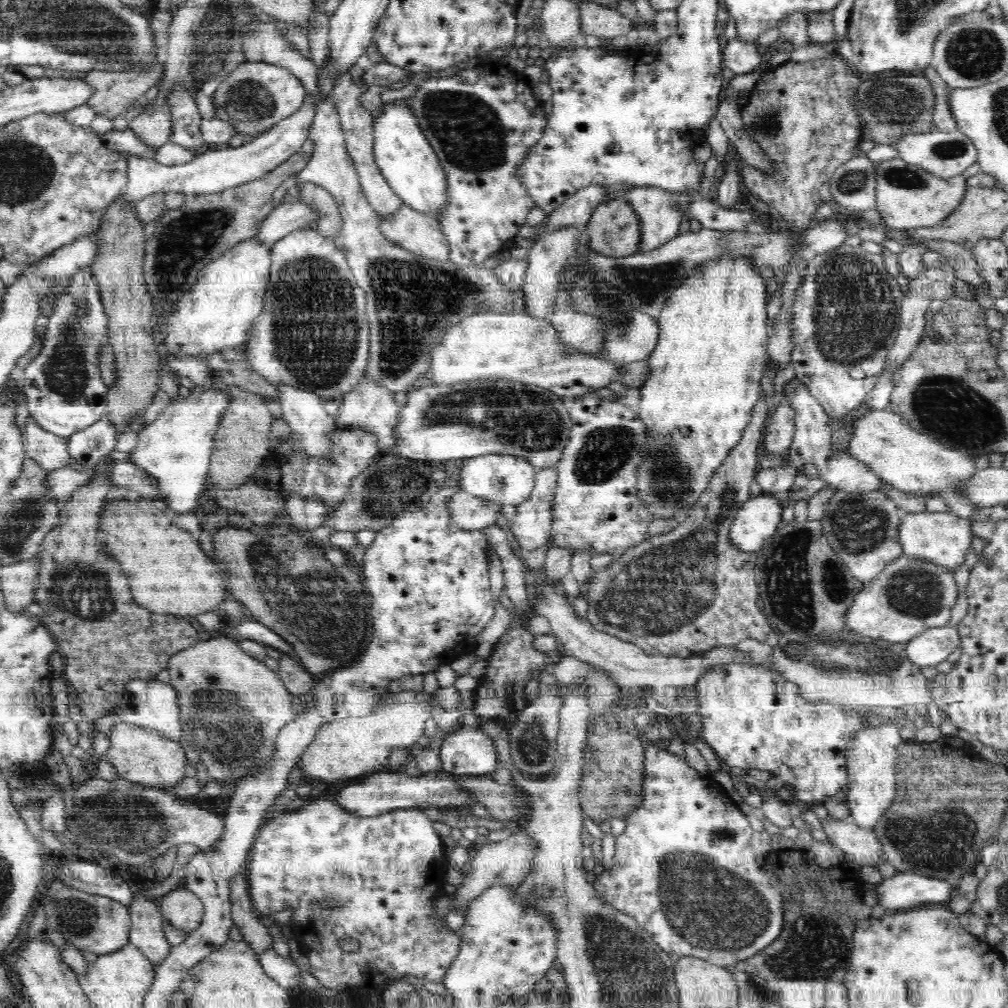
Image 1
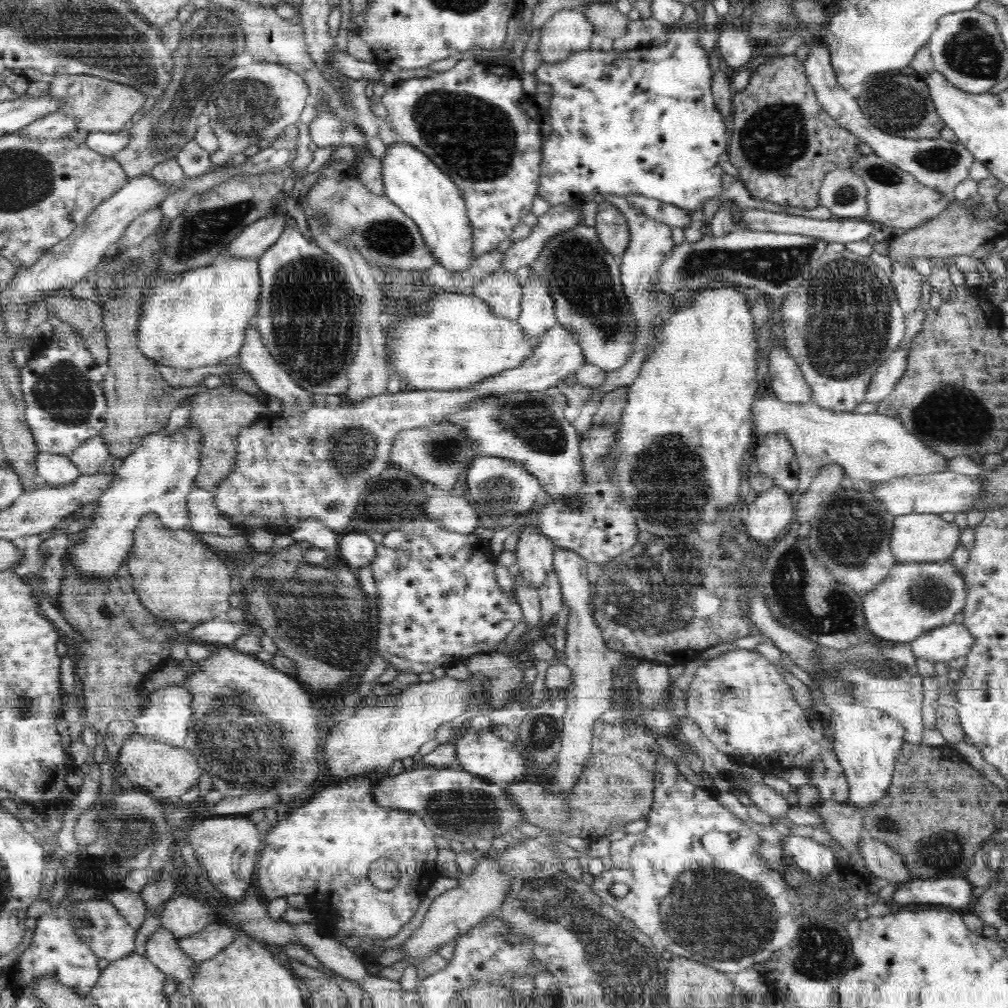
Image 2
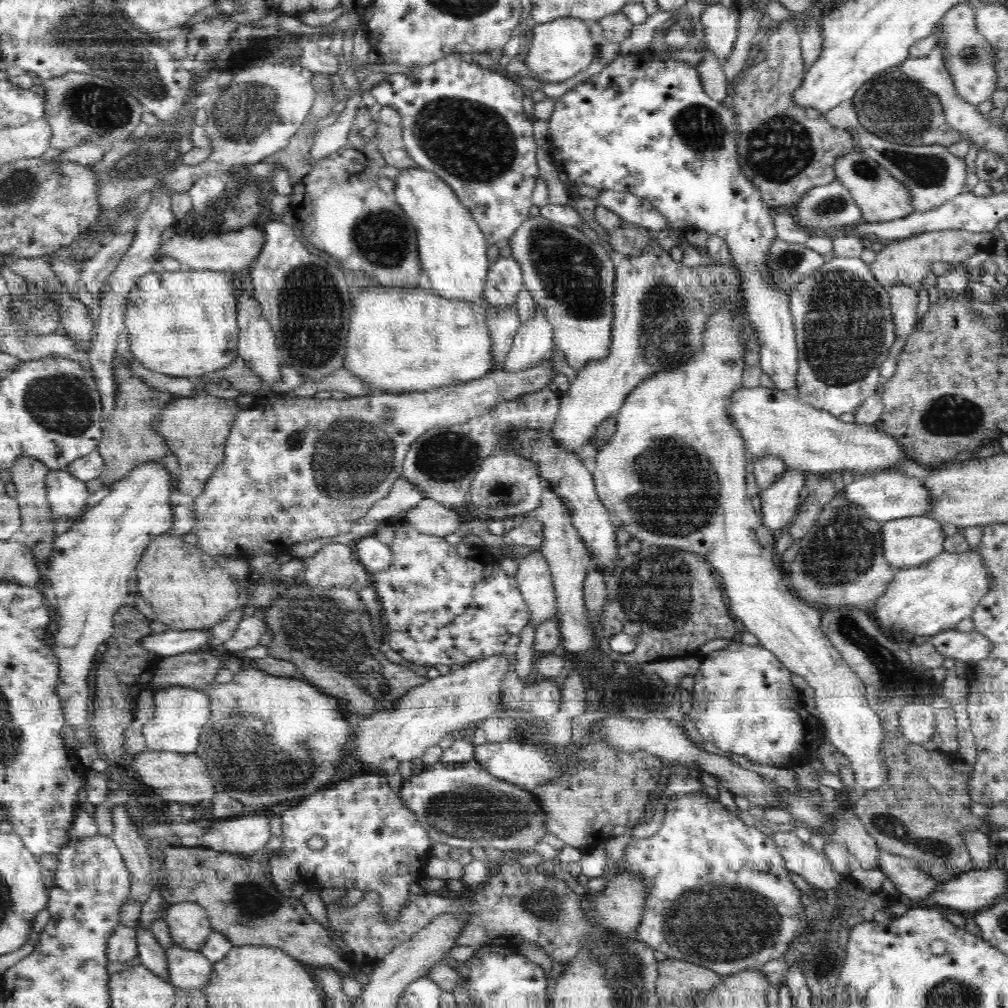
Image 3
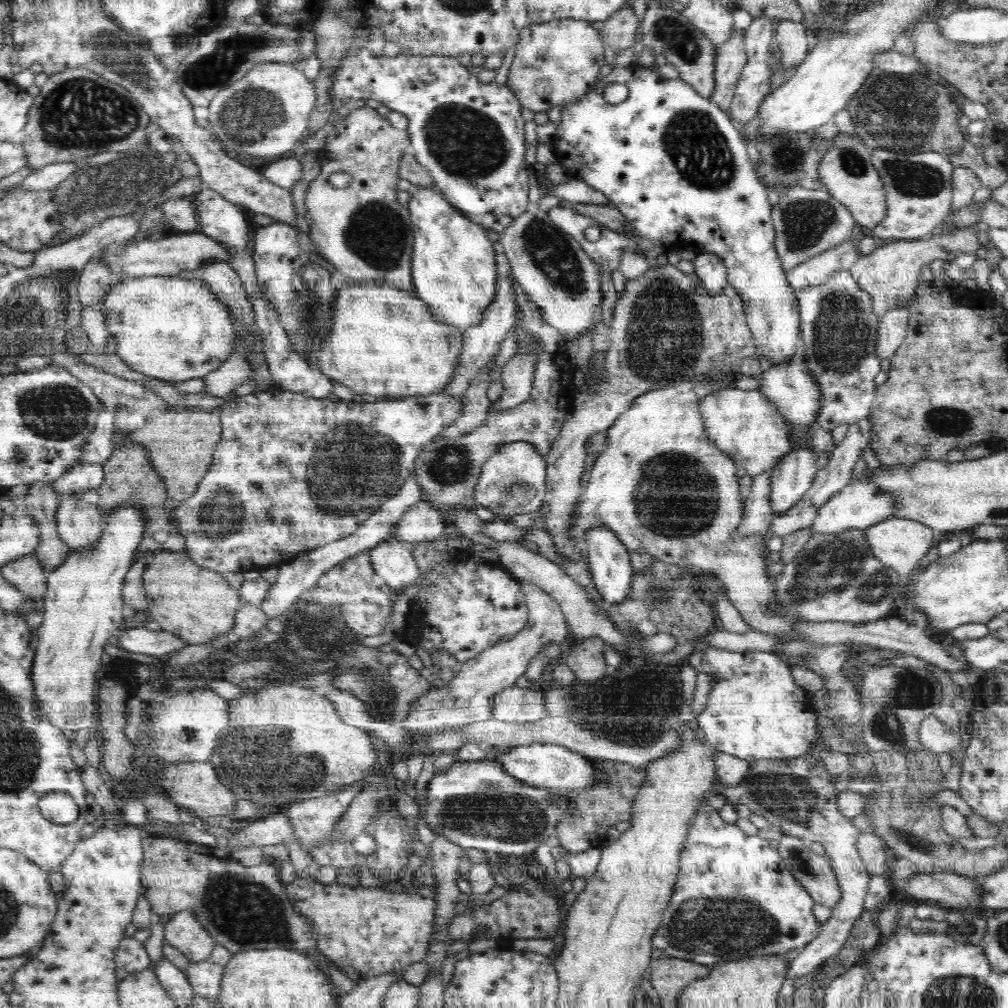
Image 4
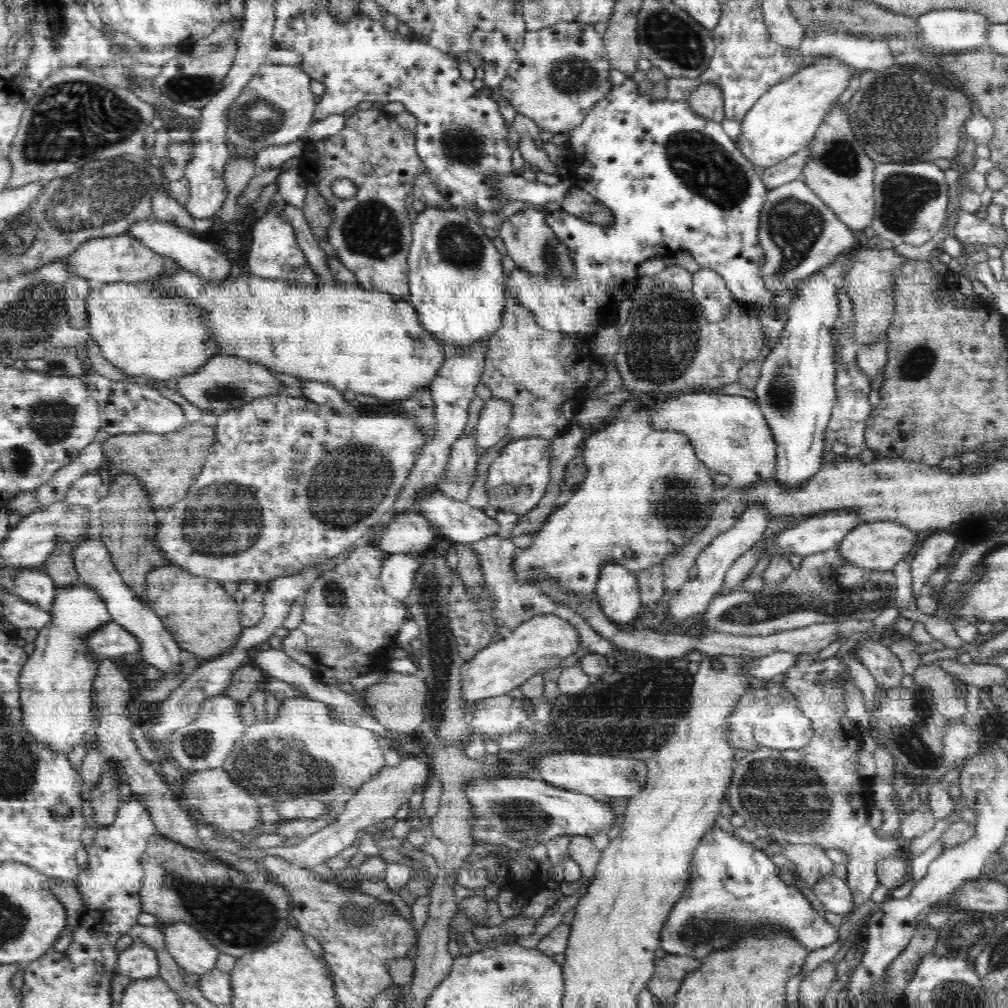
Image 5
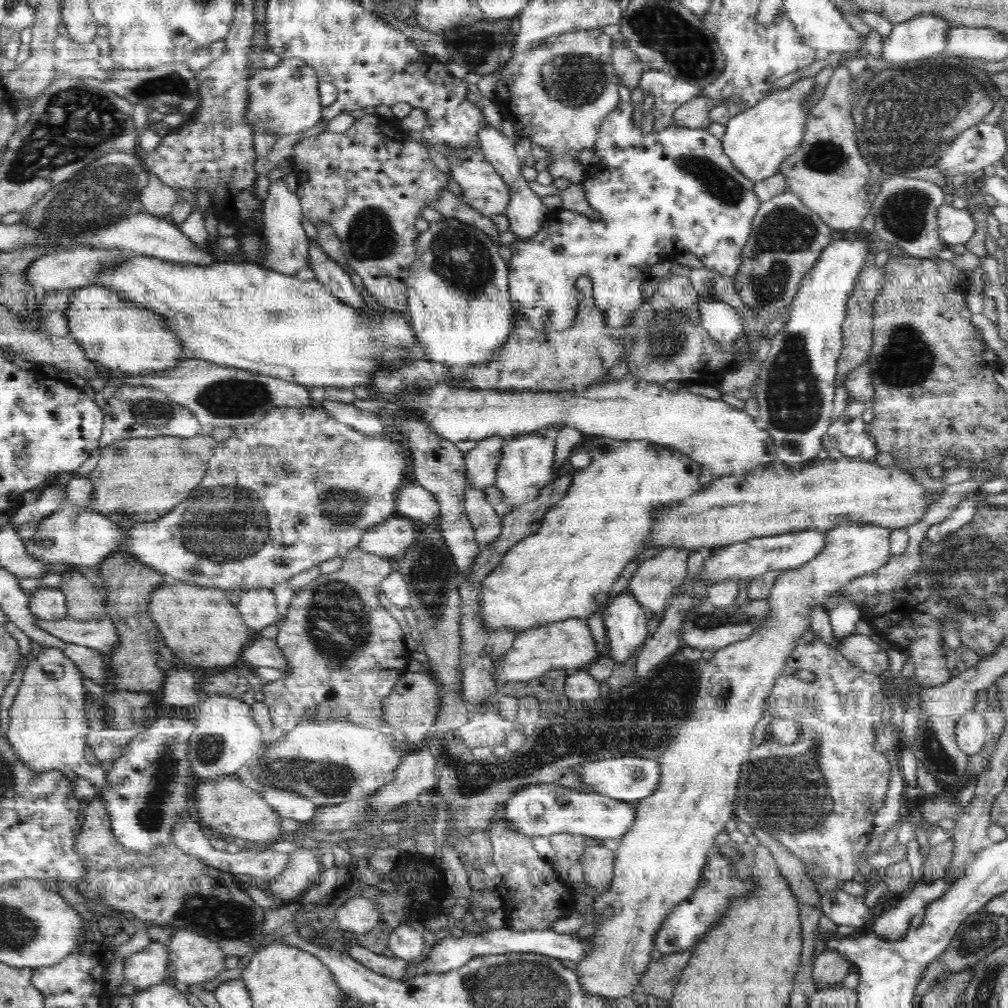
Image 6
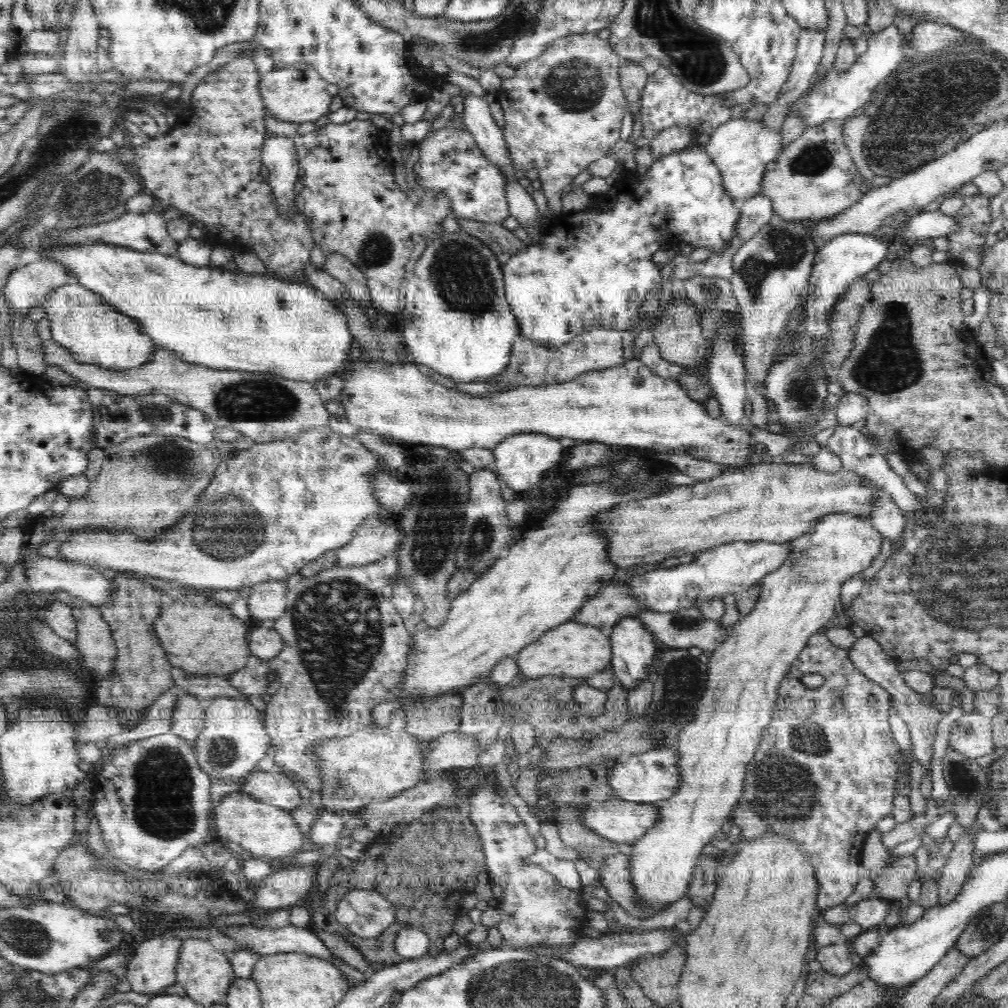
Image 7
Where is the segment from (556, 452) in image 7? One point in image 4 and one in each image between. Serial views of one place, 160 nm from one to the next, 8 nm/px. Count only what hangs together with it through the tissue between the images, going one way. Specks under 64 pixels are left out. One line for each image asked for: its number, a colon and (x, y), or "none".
4: (513, 480)
5: (517, 480)
6: (526, 465)

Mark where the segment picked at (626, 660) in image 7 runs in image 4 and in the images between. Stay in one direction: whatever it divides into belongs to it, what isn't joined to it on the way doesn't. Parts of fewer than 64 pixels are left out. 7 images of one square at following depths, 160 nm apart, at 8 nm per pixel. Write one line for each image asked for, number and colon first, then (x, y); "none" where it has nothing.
4: (610, 567)
5: (617, 591)
6: (626, 624)

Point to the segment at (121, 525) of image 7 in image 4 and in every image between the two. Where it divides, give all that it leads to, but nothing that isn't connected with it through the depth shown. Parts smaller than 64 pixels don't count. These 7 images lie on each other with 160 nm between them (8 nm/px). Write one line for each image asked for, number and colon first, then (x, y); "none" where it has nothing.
4: (179, 443)
5: (167, 464)
6: (142, 479)

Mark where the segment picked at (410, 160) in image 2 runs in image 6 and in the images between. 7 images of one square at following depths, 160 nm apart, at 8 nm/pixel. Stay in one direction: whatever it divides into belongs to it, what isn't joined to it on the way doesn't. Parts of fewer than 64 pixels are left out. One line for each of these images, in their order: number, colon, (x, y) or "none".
3: (452, 248)
4: (453, 268)
5: (456, 283)
6: (458, 303)

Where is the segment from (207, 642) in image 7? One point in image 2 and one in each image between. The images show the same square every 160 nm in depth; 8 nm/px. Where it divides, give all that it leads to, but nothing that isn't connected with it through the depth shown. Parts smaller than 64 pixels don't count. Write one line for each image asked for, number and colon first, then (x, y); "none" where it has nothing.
2: (175, 576)
3: (187, 590)
4: (196, 605)
5: (205, 621)
6: (200, 626)

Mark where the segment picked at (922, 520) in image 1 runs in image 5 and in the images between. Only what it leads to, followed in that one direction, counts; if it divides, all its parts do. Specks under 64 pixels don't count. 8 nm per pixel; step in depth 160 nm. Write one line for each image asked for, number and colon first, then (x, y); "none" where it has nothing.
2: (925, 538)
3: (911, 541)
4: (899, 543)
5: (879, 545)

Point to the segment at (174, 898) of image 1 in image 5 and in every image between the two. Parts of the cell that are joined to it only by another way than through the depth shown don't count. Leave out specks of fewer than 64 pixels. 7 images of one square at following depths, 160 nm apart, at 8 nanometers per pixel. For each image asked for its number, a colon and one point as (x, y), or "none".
2: (182, 916)
3: (189, 926)
4: (182, 931)
5: (188, 947)

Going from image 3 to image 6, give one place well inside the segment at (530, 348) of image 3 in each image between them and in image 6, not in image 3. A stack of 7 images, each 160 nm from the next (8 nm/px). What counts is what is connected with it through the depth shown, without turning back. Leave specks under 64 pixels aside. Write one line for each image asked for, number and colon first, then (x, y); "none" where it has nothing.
4: (518, 374)
5: (495, 417)
6: (481, 462)

